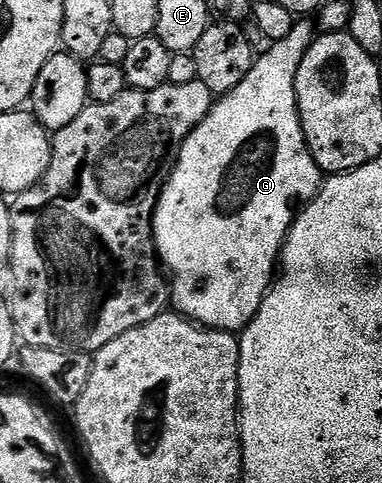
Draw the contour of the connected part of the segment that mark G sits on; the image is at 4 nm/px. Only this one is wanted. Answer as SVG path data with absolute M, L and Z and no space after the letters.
M297 21L297 24L294 25L293 29L285 36L282 37L281 40L278 41L277 44L274 45L273 48L270 49L269 52L266 53L265 56L258 58L256 62L254 62L253 67L247 73L247 77L245 80L239 84L236 89L229 92L227 95L222 95L220 98L214 102L213 106L209 109L209 115L203 120L203 122L196 127L187 138L185 138L185 144L181 147L181 153L177 156L177 162L173 164L173 174L169 176L167 182L165 182L165 188L161 190L161 198L157 201L157 213L153 217L153 238L155 240L156 250L159 252L160 258L163 260L164 266L168 268L170 267L173 270L173 279L171 275L171 303L174 308L180 314L184 315L185 318L193 320L195 323L200 323L203 327L212 327L214 331L231 331L234 333L240 333L245 330L246 327L249 326L249 323L257 316L259 313L259 309L261 308L261 302L265 300L265 296L269 294L271 290L271 284L275 279L275 268L279 263L279 256L285 246L285 236L288 235L290 227L293 225L293 220L295 218L295 210L293 211L293 206L298 204L304 205L309 202L310 199L314 199L317 196L317 192L321 189L321 184L323 182L323 172L320 167L317 166L317 163L313 159L312 153L309 151L309 145L305 142L305 130L301 127L301 114L297 111L297 70L299 69L299 65L303 61L303 57L305 56L305 50L307 50L311 44L313 44L315 38L315 27L314 24L309 21Z

